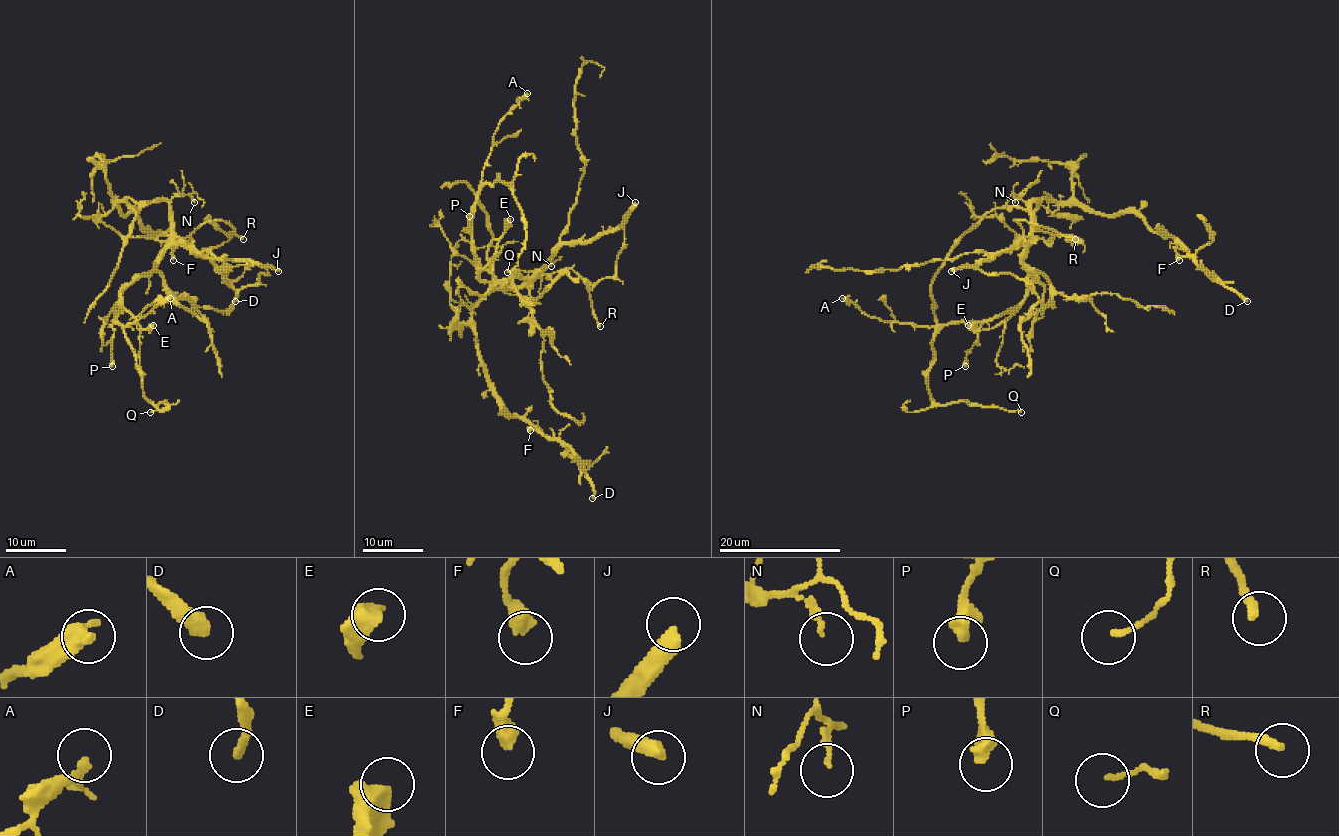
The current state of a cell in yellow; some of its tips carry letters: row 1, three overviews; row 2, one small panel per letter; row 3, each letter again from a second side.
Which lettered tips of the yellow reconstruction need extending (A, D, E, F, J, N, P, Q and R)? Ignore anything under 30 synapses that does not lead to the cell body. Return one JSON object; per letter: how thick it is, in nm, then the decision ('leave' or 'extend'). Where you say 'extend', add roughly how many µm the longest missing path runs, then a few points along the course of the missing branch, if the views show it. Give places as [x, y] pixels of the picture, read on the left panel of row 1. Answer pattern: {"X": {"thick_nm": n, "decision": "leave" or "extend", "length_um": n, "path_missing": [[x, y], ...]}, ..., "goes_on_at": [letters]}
{"A": {"thick_nm": 240, "decision": "leave"}, "D": {"thick_nm": 320, "decision": "extend", "length_um": 50, "path_missing": [[235, 301], [241, 345], [231, 356], [208, 356], [162, 388], [144, 337], [120, 313], [94, 296]]}, "E": {"thick_nm": 600, "decision": "leave"}, "F": {"thick_nm": 400, "decision": "leave"}, "J": {"thick_nm": 420, "decision": "extend", "length_um": 30, "path_missing": [[278, 271], [285, 278], [285, 286], [273, 298], [267, 327], [272, 318], [290, 310], [278, 316]]}, "N": {"thick_nm": 120, "decision": "leave"}, "P": {"thick_nm": 360, "decision": "leave"}, "Q": {"thick_nm": 130, "decision": "leave"}, "R": {"thick_nm": 240, "decision": "extend", "length_um": 120}, "goes_on_at": ["D", "J", "R"]}

